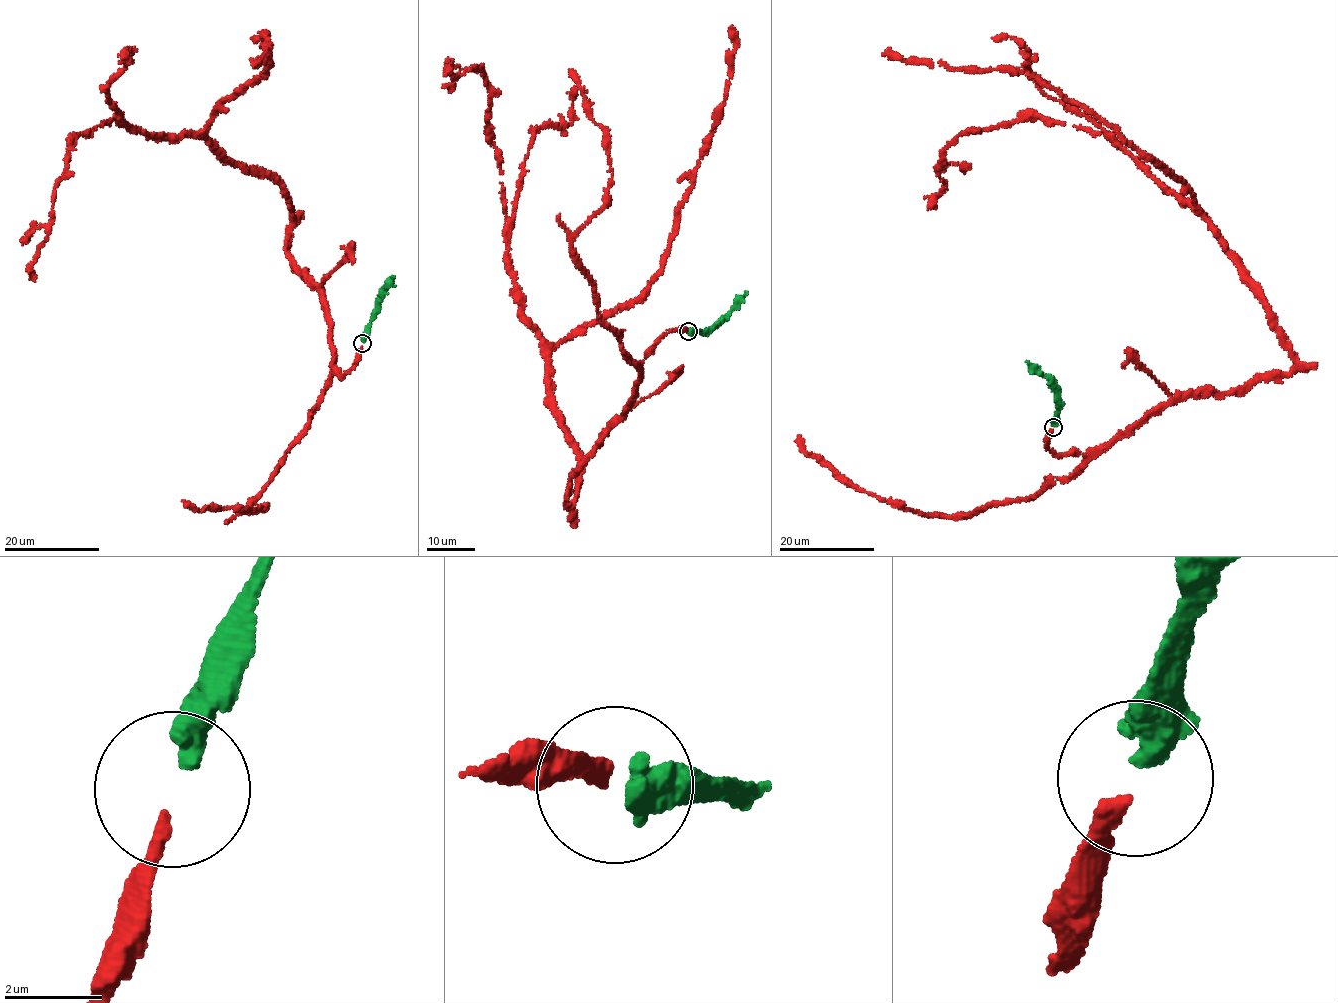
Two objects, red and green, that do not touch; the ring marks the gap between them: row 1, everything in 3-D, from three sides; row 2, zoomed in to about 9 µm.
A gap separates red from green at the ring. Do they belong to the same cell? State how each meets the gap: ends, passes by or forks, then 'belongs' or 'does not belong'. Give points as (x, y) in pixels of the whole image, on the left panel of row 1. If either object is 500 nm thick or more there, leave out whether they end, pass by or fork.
belongs

